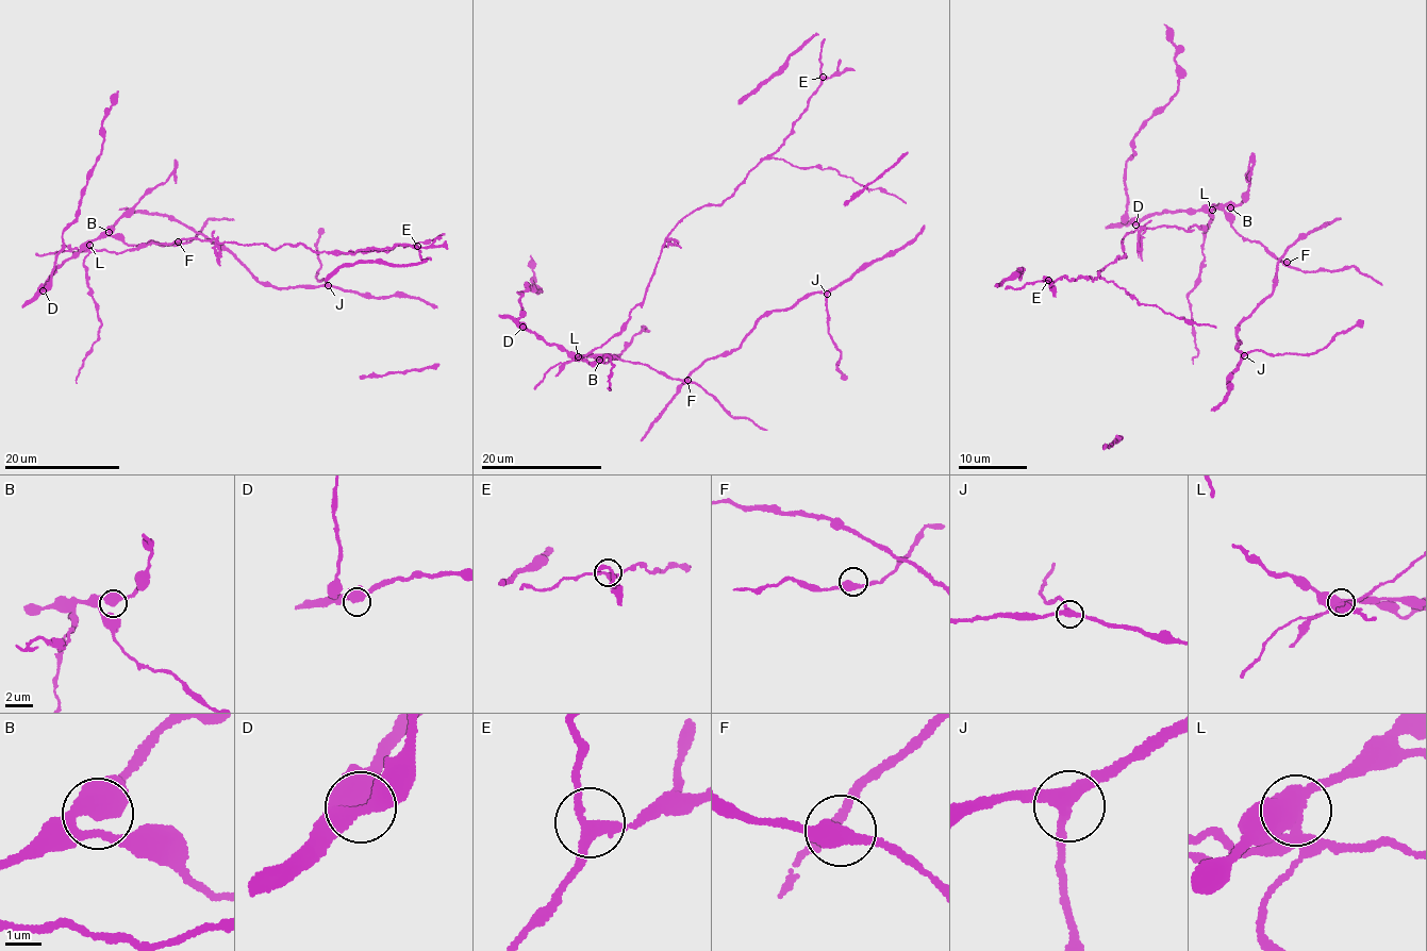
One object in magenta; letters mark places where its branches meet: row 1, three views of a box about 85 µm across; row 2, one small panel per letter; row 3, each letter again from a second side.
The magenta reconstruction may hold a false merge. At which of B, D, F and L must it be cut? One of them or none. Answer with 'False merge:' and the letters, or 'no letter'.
False merge: L

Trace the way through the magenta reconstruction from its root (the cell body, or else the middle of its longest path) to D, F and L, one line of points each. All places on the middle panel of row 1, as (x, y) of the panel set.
D: (598, 354), (569, 354), (523, 327)
F: (598, 354), (637, 361), (674, 380), (687, 380)
L: (598, 354), (578, 356)

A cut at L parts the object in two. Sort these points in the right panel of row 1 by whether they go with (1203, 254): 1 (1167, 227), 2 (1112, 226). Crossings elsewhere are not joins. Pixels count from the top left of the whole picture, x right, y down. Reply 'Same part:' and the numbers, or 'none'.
Same part: 1

